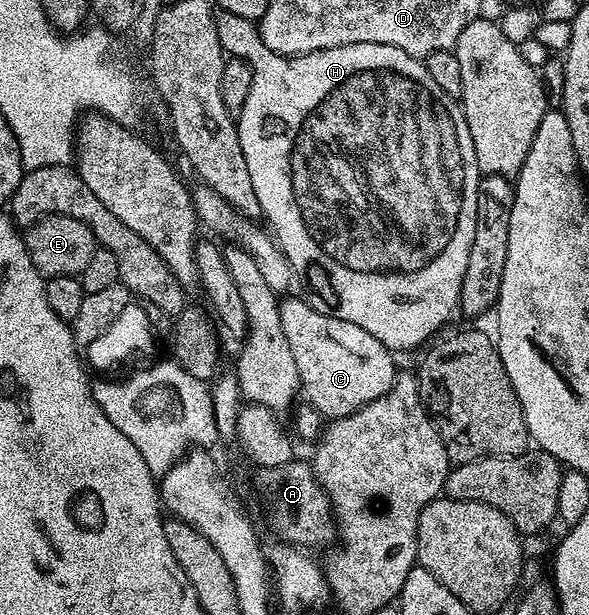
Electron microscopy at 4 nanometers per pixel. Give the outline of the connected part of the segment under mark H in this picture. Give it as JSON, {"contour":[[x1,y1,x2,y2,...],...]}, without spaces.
{"contour":[[252,38,247,44,247,49,241,52,241,56,253,70,253,86,249,86,249,98,245,98,245,106,237,118,241,150,245,154,245,163,249,165,249,178,253,178,253,191,257,193,257,202,261,202,262,219,271,235,275,237,275,241,279,243,279,249,285,254,298,283,299,280,303,283,304,290,302,289,302,291,305,293,307,303,313,306,313,310,317,310,321,314,341,318,345,322,353,322,353,326,361,326,361,330,369,330,369,334,373,334,373,338,377,338,377,342,381,342,391,349,392,353,407,354,413,350,410,348,415,348,418,344,426,345,432,339,430,336,450,318,451,311,461,304,465,287,465,265,469,263,469,246,473,246,473,226,477,226,477,186,481,179,481,173,477,166,477,154,473,150,473,138,469,134,469,126,465,122,462,103,456,97,445,94,445,90,441,90,441,86,437,86,437,82,433,82,433,74,429,74,426,63,422,59,405,54,405,50,397,50,397,46,361,42,360,44,317,50,304,56,282,56,269,50,269,46,265,46,263,40]]}

